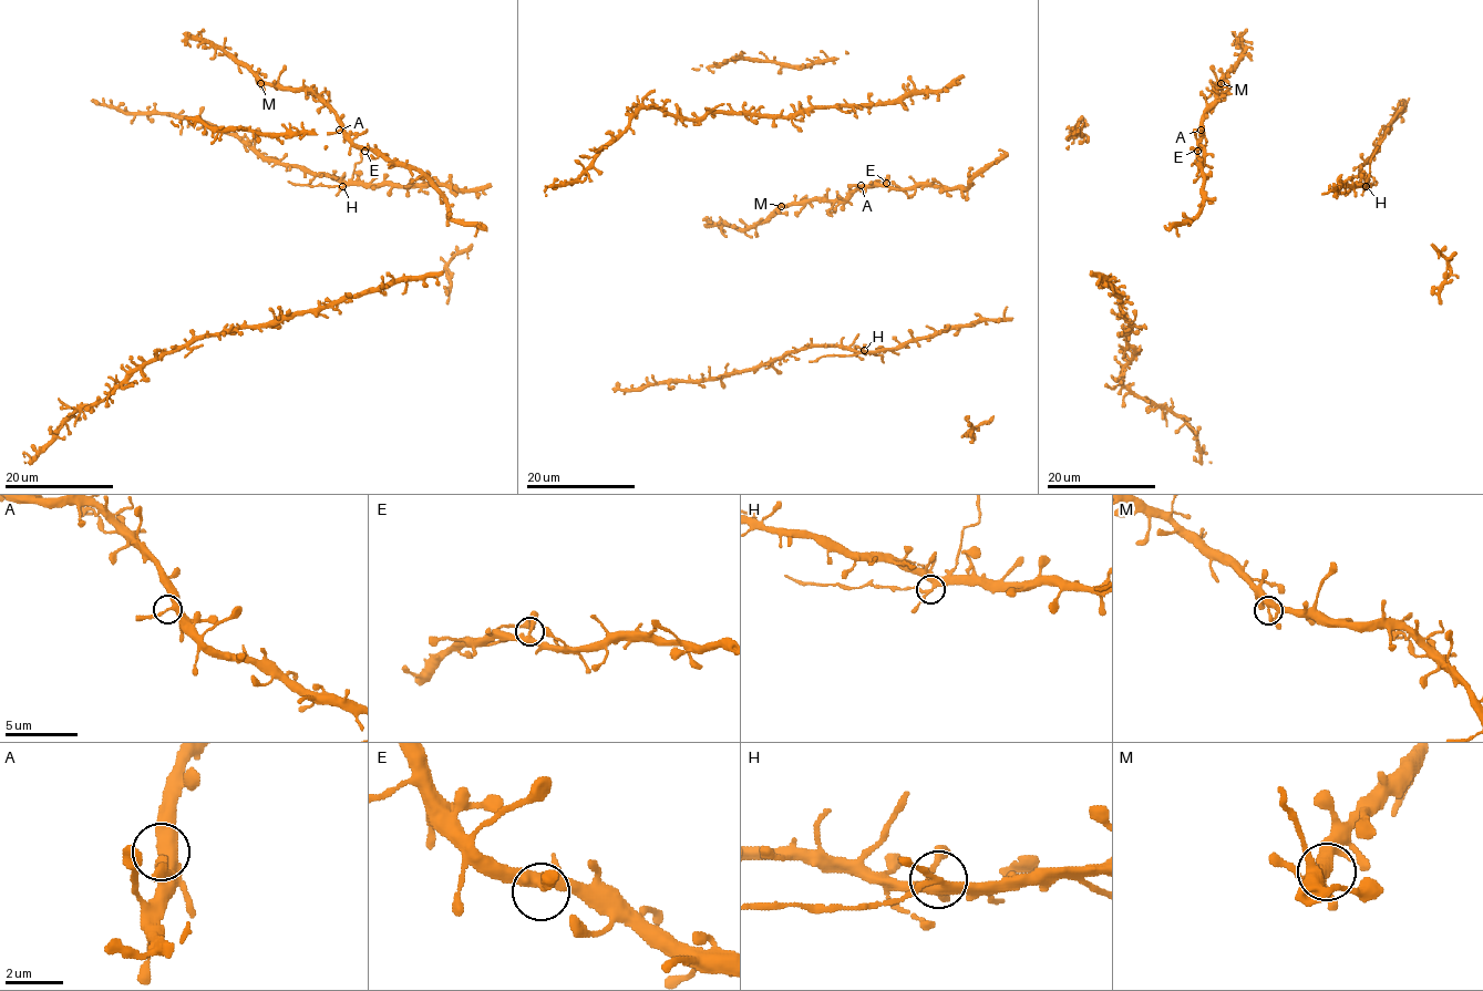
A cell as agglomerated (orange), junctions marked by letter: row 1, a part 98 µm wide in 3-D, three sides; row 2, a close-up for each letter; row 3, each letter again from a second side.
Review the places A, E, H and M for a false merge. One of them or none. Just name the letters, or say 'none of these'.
H

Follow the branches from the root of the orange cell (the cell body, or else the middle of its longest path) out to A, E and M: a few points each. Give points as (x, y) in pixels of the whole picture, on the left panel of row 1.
A: (475, 225), (456, 223), (450, 216), (444, 196), (420, 172), (359, 148), (339, 130)
E: (475, 225), (456, 223), (450, 216), (444, 196), (420, 172), (391, 164), (381, 155), (364, 151)
M: (475, 225), (456, 223), (444, 196), (420, 172), (359, 148), (310, 90), (260, 83)

